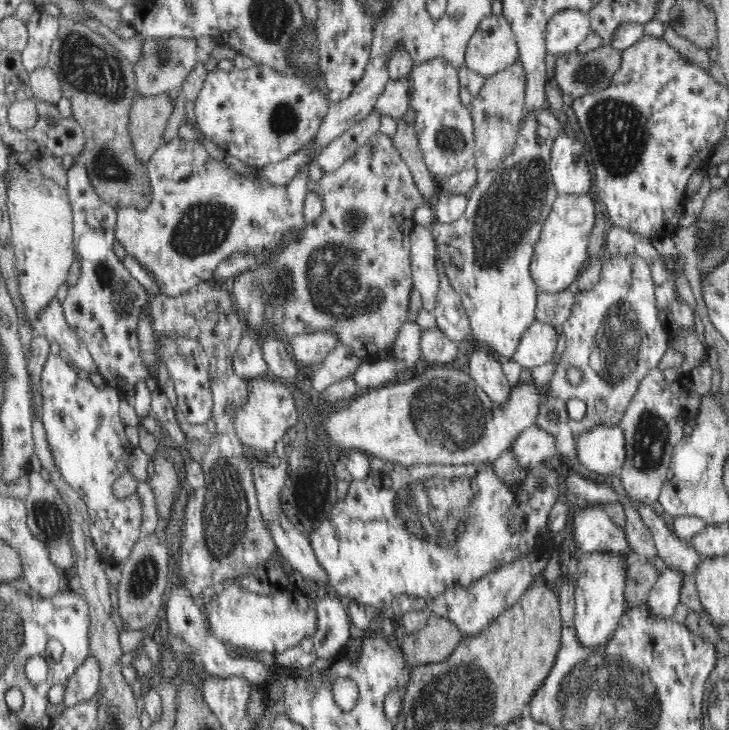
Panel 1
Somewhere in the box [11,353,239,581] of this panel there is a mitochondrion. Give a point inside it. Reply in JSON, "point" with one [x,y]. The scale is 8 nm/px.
{"point":[48,517]}

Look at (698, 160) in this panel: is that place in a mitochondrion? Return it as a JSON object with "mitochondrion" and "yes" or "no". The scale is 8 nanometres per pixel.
{"mitochondrion":"no"}

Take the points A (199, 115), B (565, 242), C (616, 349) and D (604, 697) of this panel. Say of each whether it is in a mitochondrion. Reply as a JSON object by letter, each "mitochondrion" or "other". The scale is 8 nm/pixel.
{"A":"other","B":"other","C":"mitochondrion","D":"mitochondrion"}

